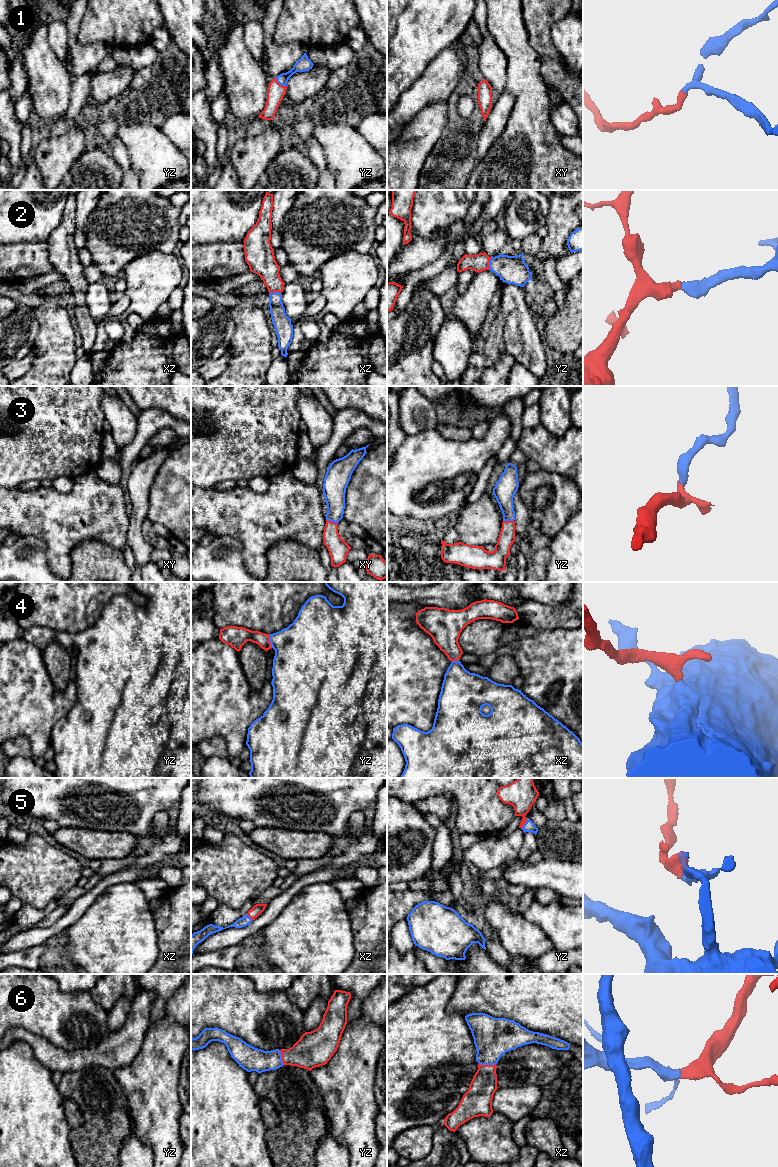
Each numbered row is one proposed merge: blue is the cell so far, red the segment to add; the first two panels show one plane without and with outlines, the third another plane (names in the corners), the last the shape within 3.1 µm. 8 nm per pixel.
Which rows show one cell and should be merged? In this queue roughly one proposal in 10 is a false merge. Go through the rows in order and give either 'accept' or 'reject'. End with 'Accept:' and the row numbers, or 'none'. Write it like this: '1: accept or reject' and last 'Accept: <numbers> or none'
1: accept
2: accept
3: accept
4: accept
5: accept
6: accept
Accept: 1, 2, 3, 4, 5, 6

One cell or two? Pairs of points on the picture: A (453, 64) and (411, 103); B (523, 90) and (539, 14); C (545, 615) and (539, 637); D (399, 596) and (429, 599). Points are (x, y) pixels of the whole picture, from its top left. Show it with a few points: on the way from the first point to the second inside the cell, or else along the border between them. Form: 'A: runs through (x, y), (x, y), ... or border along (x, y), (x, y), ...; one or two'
A: runs through (443, 74), (421, 94); one
B: border along (524, 24), (528, 42), (540, 56), (540, 68); two
C: border along (520, 619), (537, 628), (565, 629); two
D: runs through (406, 596), (422, 596); one

